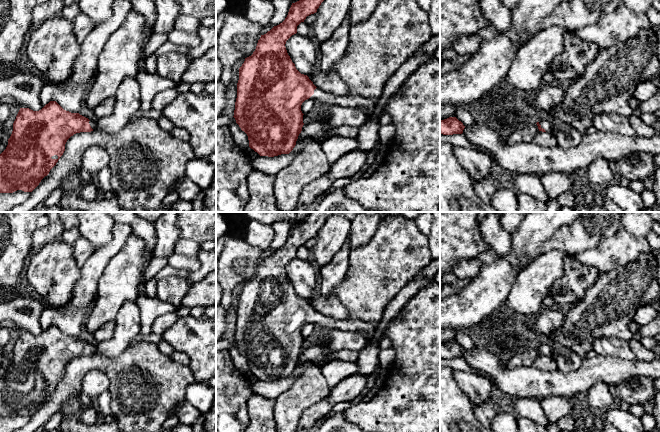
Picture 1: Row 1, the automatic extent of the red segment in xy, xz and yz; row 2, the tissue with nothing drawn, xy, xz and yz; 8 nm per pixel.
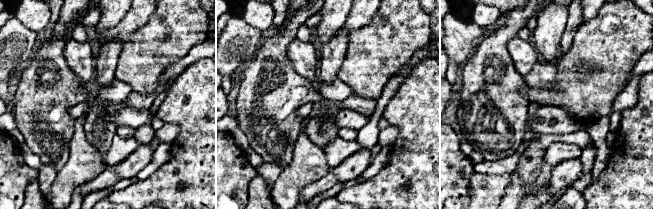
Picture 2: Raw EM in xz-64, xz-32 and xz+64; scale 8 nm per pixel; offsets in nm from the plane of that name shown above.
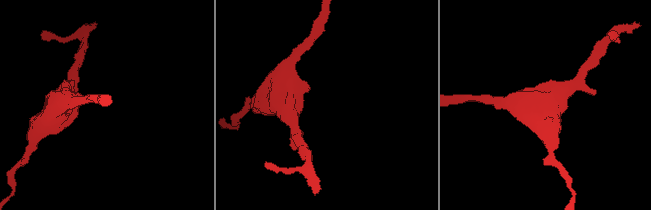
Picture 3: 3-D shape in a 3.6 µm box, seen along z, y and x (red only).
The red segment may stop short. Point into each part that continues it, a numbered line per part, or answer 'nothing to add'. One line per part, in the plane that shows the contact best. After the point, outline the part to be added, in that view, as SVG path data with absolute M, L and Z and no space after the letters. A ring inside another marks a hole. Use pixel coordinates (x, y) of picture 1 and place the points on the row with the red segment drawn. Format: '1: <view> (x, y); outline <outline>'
1: yz (545, 124); outline M540 120L539 124L546 132L551 132L553 129L553 125L549 120Z

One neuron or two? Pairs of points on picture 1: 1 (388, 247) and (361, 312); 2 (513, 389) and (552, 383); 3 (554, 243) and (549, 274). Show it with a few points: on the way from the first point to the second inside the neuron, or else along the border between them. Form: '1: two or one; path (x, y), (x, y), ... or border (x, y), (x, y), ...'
1: one; path (386, 263), (376, 273), (365, 291), (365, 296)
2: one; path (523, 383), (542, 383)
3: two; border (567, 254), (560, 250), (549, 250), (538, 255)

